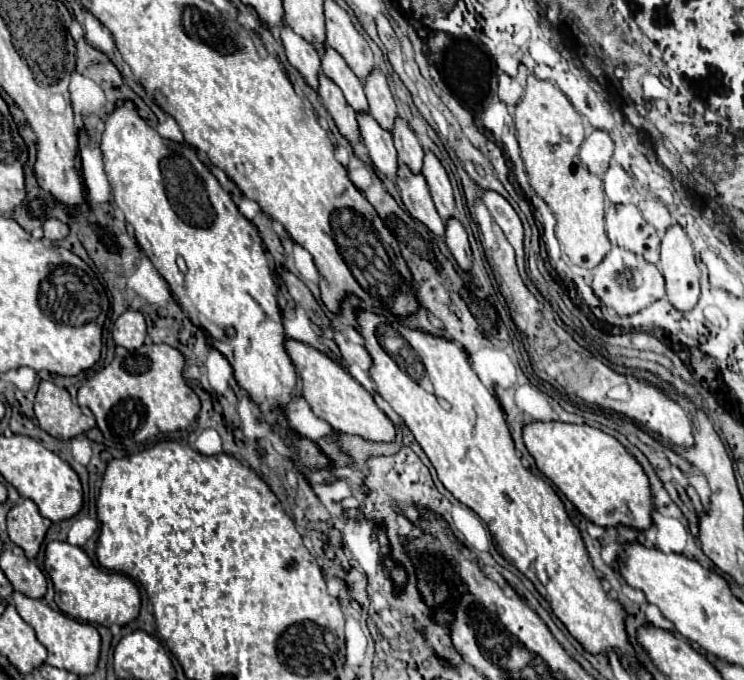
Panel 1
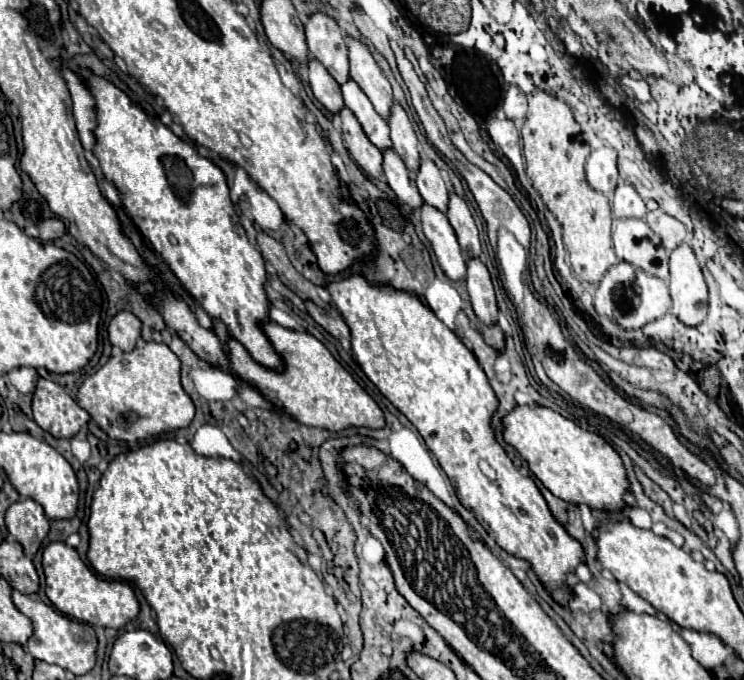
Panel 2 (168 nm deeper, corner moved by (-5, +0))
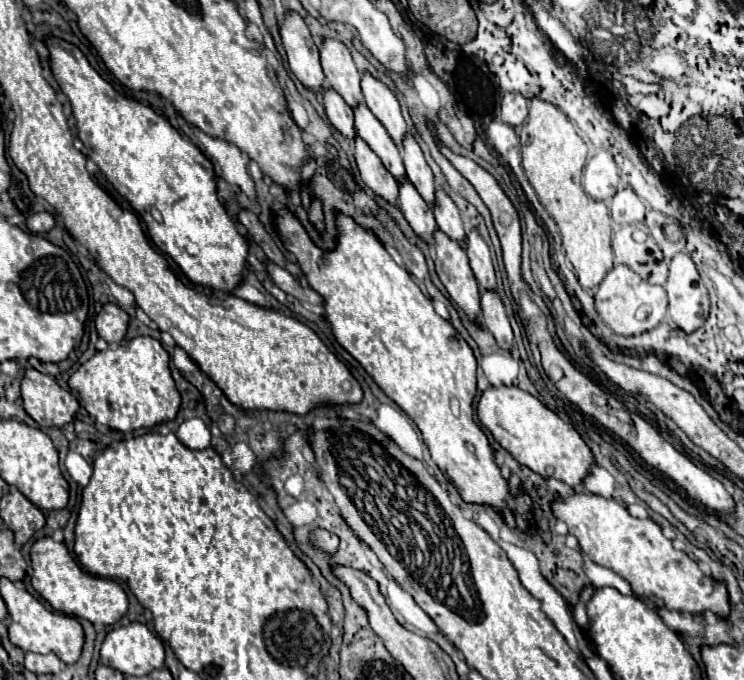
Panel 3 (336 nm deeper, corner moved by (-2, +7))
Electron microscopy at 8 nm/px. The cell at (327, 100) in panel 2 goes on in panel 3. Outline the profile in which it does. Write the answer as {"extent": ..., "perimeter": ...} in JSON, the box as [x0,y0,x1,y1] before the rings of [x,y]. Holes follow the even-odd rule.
{"extent":[322,88,356,142],"perimeter":[[[330,88],[324,90],[322,98],[324,98],[328,120],[334,124],[334,128],[346,140],[354,142],[356,128],[354,128],[354,112],[352,112],[352,108],[348,108],[348,104],[344,104],[344,100],[340,100],[340,96],[336,96],[336,92],[332,92]]]}

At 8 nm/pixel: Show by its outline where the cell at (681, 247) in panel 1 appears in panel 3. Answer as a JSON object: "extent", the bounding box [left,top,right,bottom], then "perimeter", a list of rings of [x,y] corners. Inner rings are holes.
{"extent":[666,252,710,334],"perimeter":[[[684,252],[670,262],[666,294],[670,300],[668,314],[686,334],[698,330],[710,316],[710,292],[702,284],[692,258]]]}

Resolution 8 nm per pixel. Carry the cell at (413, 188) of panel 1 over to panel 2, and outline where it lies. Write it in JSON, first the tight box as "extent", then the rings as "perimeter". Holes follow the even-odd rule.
{"extent":[421,203,465,279],"perimeter":[[[427,203],[421,205],[421,223],[423,233],[431,241],[431,247],[437,255],[437,261],[449,279],[465,279],[465,257],[459,249],[453,227],[447,221],[447,215],[437,207]]]}

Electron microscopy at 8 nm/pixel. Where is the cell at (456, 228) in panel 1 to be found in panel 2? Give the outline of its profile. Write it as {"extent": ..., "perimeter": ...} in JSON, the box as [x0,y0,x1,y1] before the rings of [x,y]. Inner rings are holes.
{"extent":[465,257,497,325],"perimeter":[[[467,257],[465,265],[467,265],[465,287],[469,291],[473,311],[483,323],[491,325],[497,321],[497,303],[495,303],[495,291],[489,279],[489,271],[479,257]]]}

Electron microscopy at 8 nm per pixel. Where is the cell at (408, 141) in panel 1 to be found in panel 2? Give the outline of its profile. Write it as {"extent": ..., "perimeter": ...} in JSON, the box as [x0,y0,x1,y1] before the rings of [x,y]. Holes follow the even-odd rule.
{"extent":[415,157,447,213],"perimeter":[[[427,157],[419,159],[419,171],[417,171],[415,181],[417,181],[417,189],[421,197],[425,199],[425,203],[445,213],[447,211],[447,187],[441,177],[441,171],[431,159]]]}

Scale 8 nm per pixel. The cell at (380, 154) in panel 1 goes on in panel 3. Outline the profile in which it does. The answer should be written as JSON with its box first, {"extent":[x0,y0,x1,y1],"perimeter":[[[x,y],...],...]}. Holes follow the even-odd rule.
{"extent":[398,180,438,242],"perimeter":[[[408,180],[404,184],[400,184],[398,204],[400,204],[404,218],[416,232],[416,236],[422,238],[424,242],[430,242],[434,232],[438,230],[432,208],[428,208],[428,204],[424,204],[424,200],[420,200],[420,194],[416,192],[416,188],[412,188],[412,184]]]}

